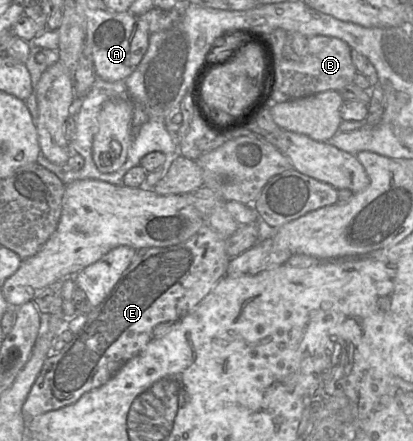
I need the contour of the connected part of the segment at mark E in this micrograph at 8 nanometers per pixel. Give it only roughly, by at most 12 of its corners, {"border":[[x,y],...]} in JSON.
{"border":[[205,225],[137,250],[119,281],[46,359],[26,423],[74,404],[226,275]]}

